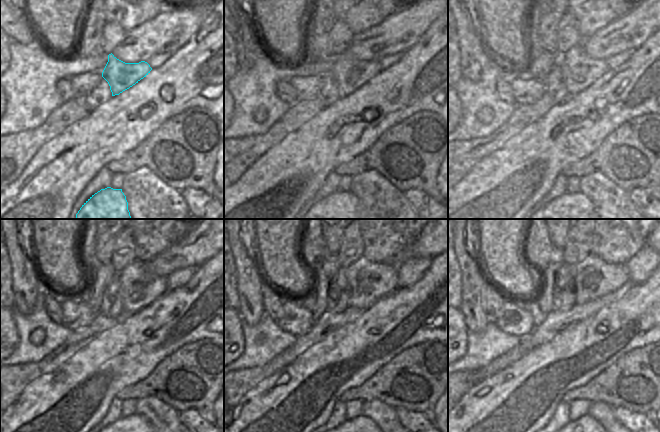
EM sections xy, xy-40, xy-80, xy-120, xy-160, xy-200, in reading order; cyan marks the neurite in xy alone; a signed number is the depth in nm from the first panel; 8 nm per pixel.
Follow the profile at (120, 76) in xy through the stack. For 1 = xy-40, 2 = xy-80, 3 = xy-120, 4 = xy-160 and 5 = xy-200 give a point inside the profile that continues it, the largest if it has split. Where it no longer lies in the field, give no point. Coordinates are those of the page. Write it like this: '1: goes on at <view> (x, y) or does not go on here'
1: goes on at xy-40 (350, 74)
2: goes on at xy-80 (579, 71)
3: goes on at xy-120 (139, 287)
4: goes on at xy-160 (368, 282)
5: goes on at xy-200 (593, 278)

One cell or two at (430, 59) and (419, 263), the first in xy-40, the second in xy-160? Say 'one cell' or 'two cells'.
two cells

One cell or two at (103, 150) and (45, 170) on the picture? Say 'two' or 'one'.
one

